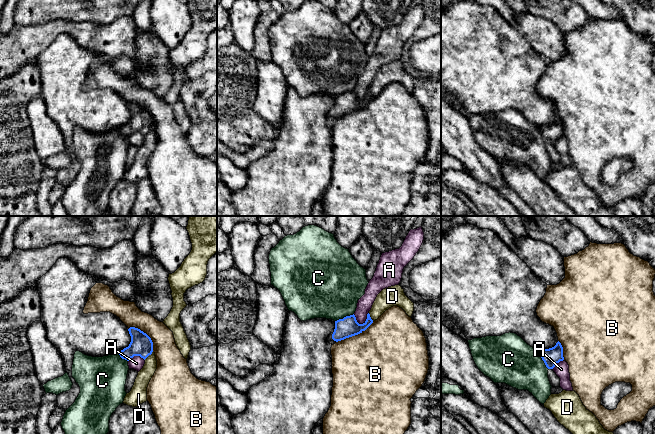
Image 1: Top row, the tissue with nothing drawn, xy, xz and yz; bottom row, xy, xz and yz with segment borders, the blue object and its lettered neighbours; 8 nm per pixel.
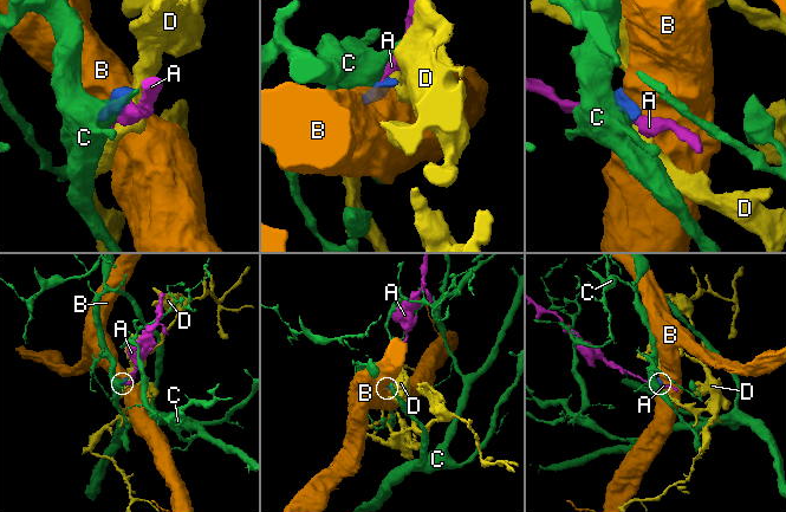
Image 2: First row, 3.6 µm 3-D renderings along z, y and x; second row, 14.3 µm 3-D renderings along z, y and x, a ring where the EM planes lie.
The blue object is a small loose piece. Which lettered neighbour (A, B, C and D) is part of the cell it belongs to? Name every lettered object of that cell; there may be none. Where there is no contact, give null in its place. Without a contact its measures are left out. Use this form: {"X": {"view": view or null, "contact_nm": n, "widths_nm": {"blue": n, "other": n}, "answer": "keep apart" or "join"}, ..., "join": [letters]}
{"A": {"view": "xz", "contact_nm": 130, "widths_nm": {"blue": 160, "other": 120}, "answer": "keep apart"}, "B": {"view": "xz", "contact_nm": 340, "widths_nm": {"blue": 160, "other": 500}, "answer": "keep apart"}, "C": {"view": "xz", "contact_nm": 170, "widths_nm": {"blue": 160, "other": 460}, "answer": "keep apart"}, "D": {"view": "xy", "contact_nm": 100, "widths_nm": {"blue": 180, "other": 120}, "answer": "keep apart"}, "join": []}

